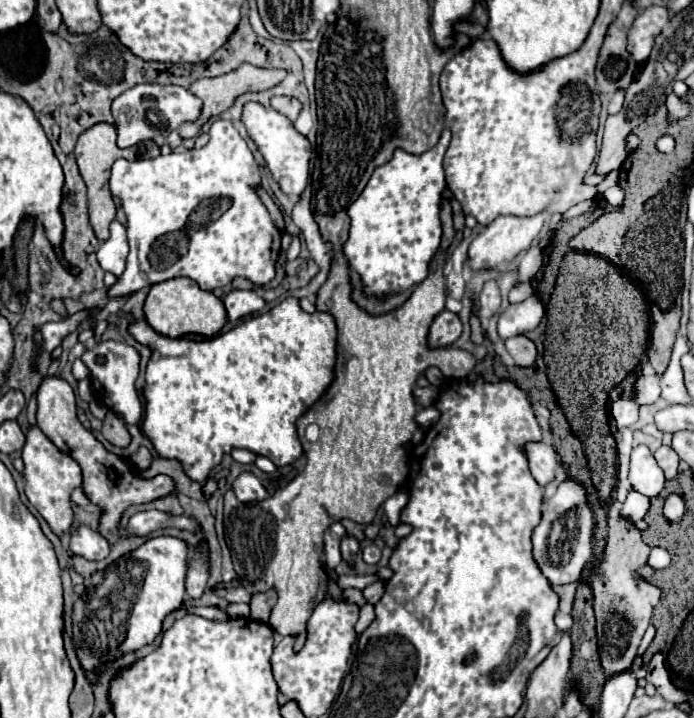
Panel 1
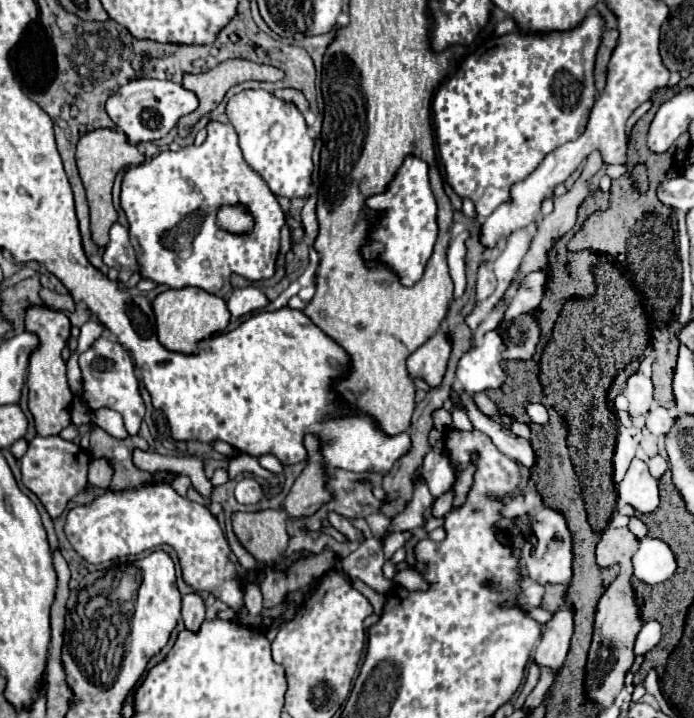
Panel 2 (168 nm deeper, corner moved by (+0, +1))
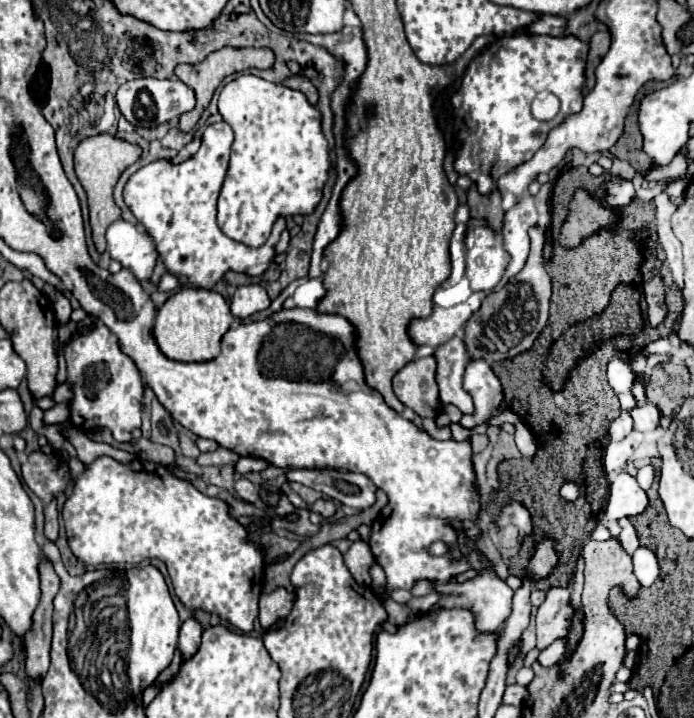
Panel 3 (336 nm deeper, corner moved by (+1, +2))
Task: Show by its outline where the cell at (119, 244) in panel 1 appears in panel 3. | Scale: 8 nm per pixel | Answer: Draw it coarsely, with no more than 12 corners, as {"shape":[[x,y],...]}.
{"shape":[[118,219],[108,227],[108,253],[140,281],[158,257],[146,231]]}

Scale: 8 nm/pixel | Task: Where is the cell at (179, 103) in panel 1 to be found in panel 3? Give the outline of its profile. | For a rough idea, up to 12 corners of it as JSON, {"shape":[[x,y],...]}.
{"shape":[[132,79],[116,105],[134,127],[156,129],[196,105],[182,81]]}

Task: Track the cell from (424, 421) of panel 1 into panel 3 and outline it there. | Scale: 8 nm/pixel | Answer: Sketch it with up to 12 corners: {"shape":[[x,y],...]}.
{"shape":[[452,337],[434,351],[442,403],[464,415],[474,401],[462,387],[464,341]]}

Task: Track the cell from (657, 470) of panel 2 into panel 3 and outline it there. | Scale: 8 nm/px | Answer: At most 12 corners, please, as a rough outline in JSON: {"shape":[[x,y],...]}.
{"shape":[[644,465],[638,473],[638,485],[650,489],[654,483],[656,469],[652,465]]}

